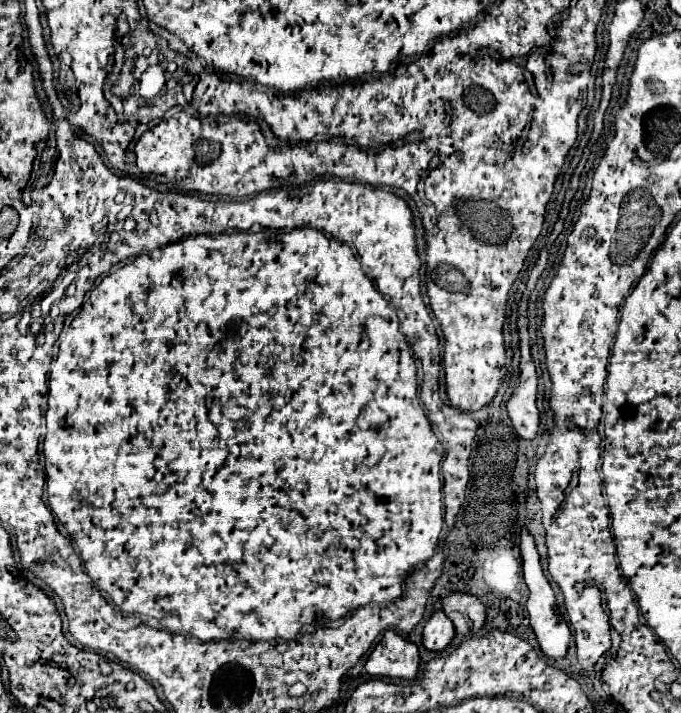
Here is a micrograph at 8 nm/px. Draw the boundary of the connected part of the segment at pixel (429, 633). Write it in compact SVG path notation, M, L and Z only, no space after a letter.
M435 611L423 627L423 645L429 651L443 651L455 635L455 627L443 611Z

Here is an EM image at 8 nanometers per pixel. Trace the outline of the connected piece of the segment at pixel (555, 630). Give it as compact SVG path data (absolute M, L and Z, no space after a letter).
M527 529L521 531L521 541L519 541L519 549L521 549L521 559L523 559L523 579L529 587L529 599L527 599L527 611L529 611L529 619L531 619L531 627L537 635L537 641L539 641L539 647L541 651L549 657L549 659L561 659L565 657L567 653L567 647L569 647L569 637L571 637L571 631L565 623L565 619L561 615L557 615L555 611L555 593L541 569L541 563L539 563L539 553L535 549L535 541L531 537L531 533Z

